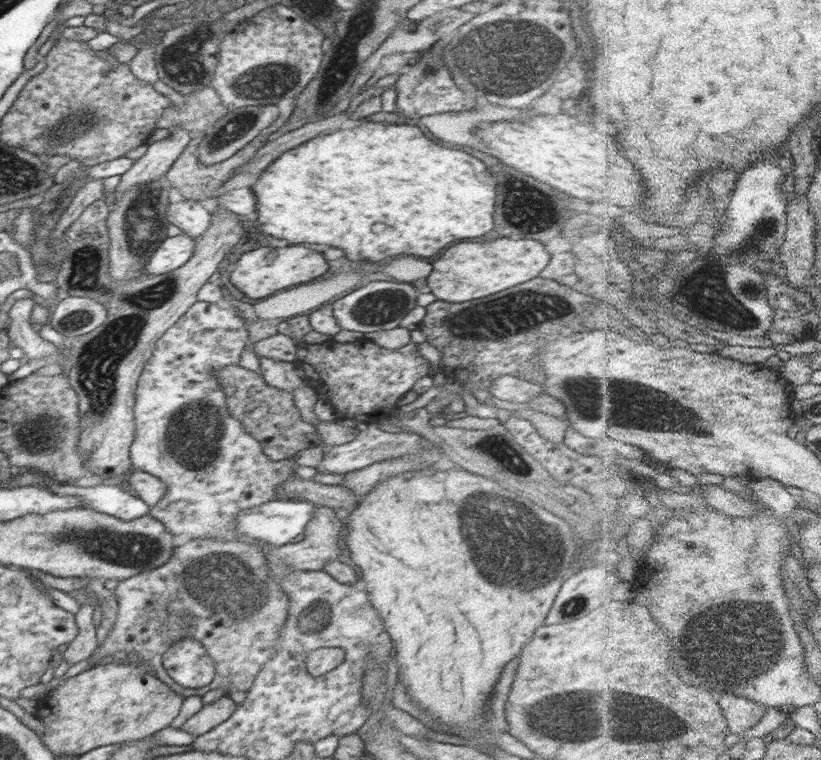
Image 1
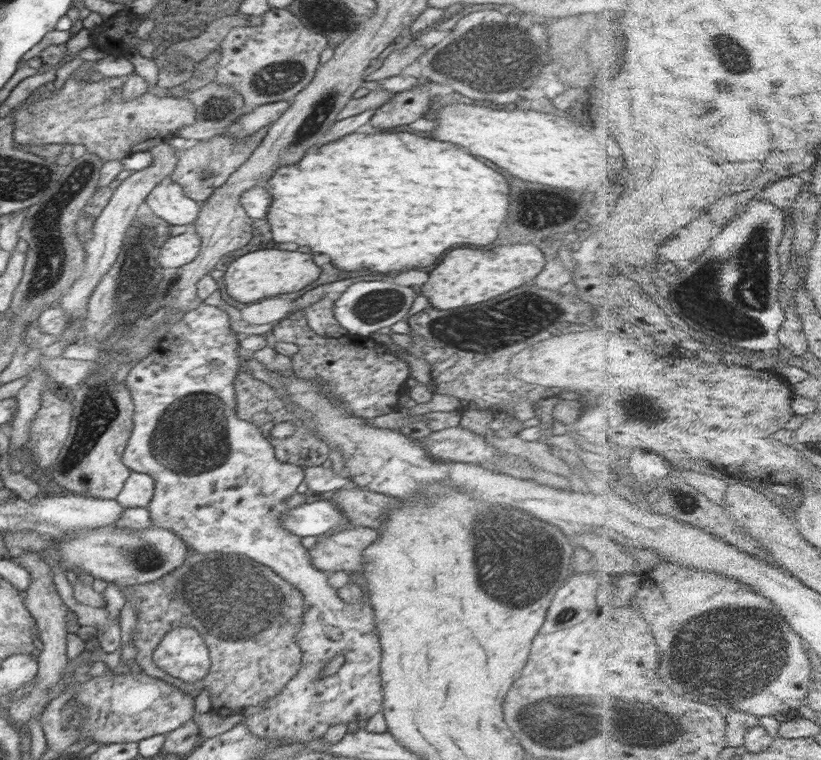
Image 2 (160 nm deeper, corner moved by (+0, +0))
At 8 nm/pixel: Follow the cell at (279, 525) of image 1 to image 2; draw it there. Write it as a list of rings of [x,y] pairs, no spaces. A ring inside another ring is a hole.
[[[324,499],[290,509],[285,516],[281,516],[281,526],[296,536],[319,537],[328,530],[351,525],[337,504]]]

